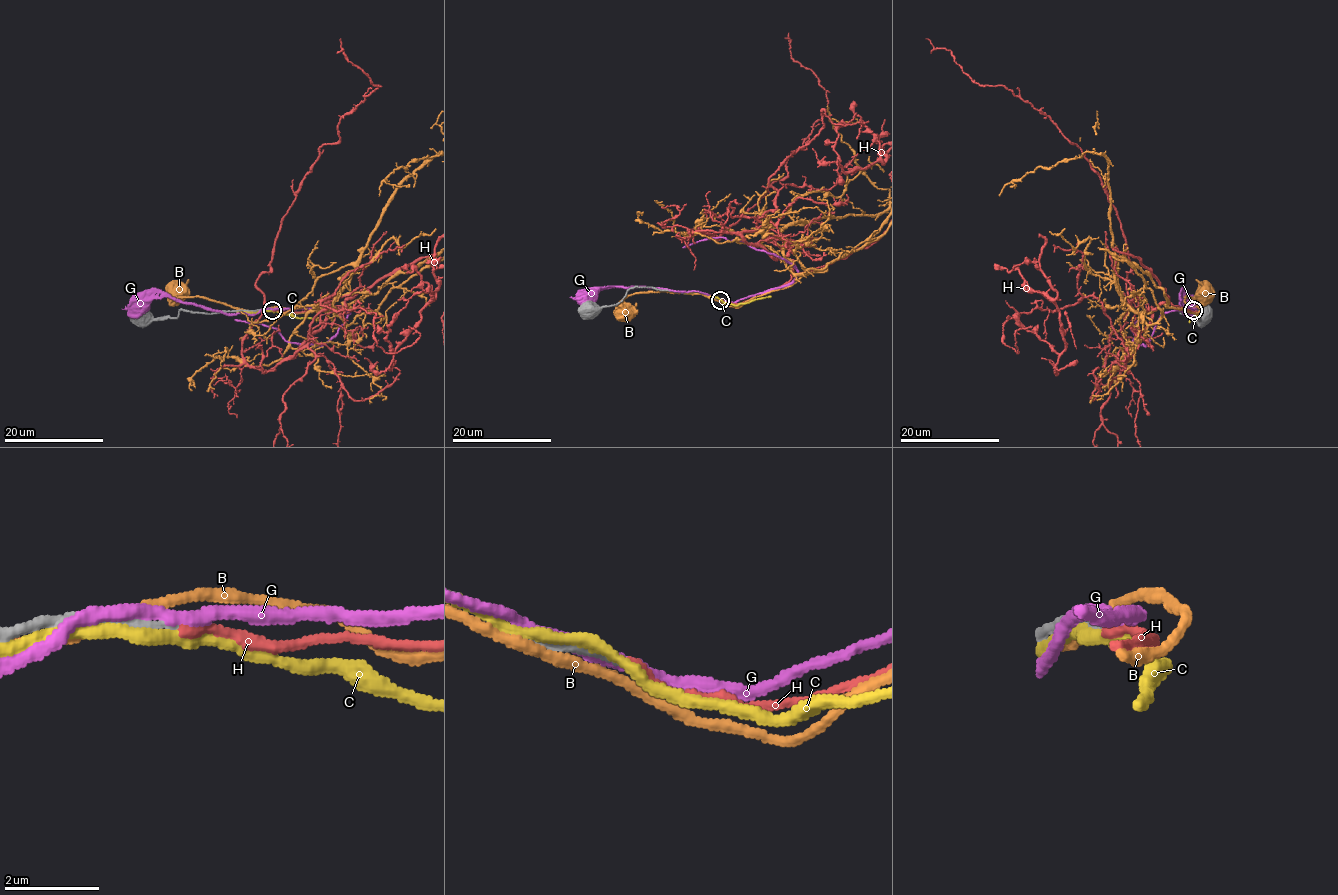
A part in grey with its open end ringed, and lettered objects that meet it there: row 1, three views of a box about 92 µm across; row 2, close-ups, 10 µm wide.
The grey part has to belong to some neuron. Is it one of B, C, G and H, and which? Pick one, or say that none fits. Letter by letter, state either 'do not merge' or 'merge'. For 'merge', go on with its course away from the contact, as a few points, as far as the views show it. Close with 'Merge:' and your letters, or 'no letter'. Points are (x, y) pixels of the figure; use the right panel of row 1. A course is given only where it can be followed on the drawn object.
B: do not merge
C: do not merge
G: do not merge
H: merge | via (1192, 309), (1152, 309), (1124, 369), (1131, 269), (1100, 176), (1053, 120), (1003, 85), (974, 82), (925, 39)
Merge: H

